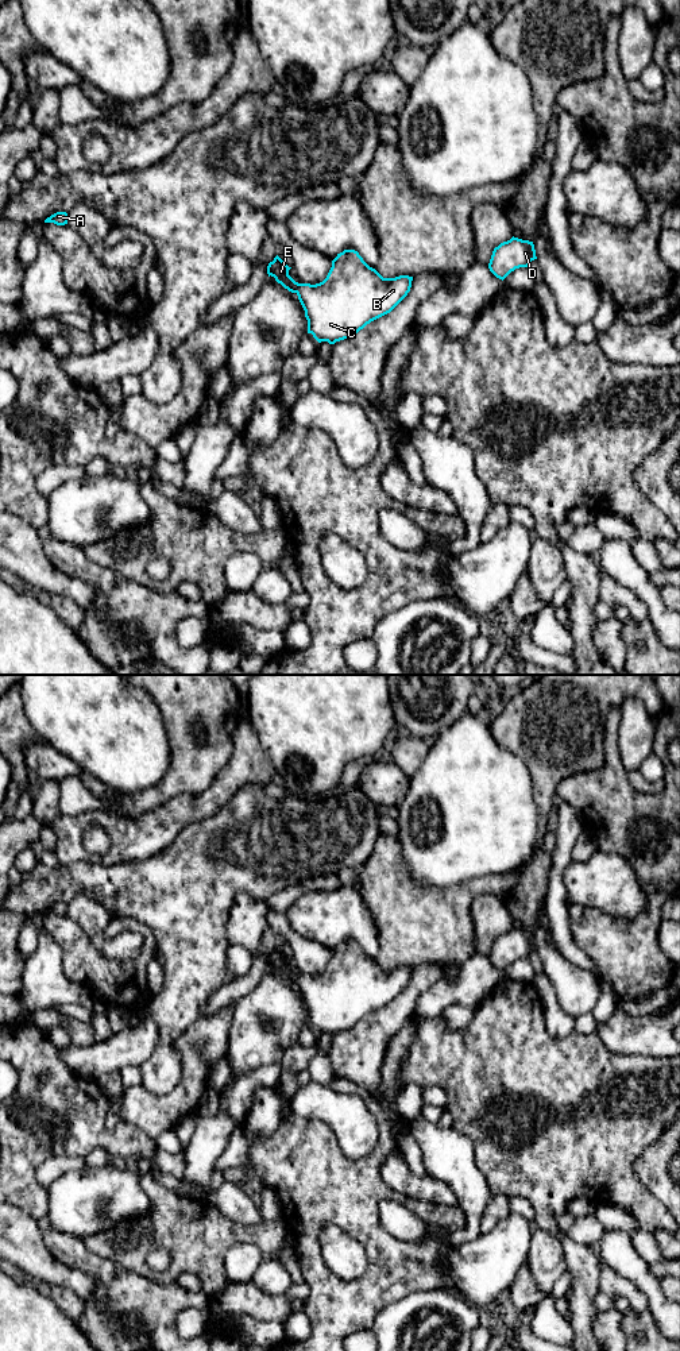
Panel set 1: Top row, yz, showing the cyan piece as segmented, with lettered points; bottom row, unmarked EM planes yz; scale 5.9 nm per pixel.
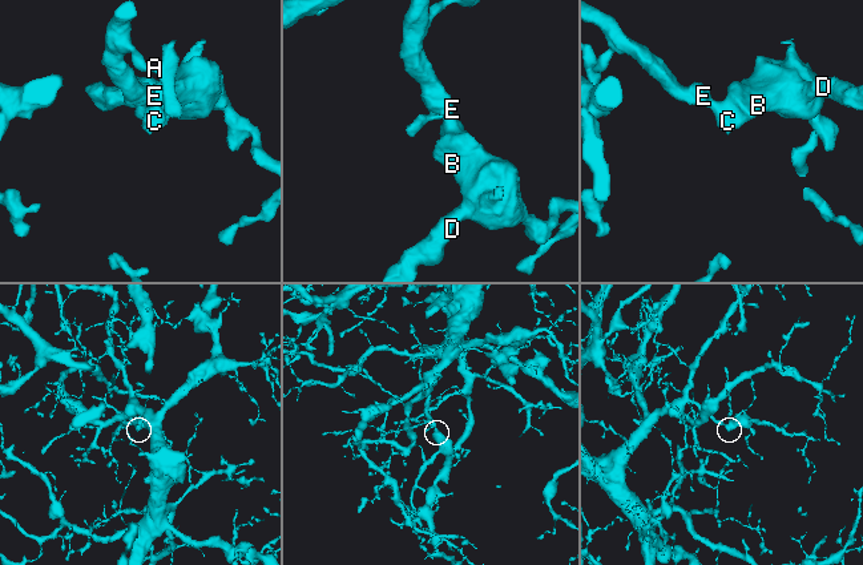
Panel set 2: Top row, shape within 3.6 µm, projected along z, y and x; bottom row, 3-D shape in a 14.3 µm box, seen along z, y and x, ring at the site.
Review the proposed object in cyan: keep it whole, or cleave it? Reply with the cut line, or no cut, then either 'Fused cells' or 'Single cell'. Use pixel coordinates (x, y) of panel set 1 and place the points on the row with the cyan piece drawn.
No split. Single cell

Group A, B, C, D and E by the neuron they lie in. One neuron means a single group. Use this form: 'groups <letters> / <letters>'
groups A B C D E

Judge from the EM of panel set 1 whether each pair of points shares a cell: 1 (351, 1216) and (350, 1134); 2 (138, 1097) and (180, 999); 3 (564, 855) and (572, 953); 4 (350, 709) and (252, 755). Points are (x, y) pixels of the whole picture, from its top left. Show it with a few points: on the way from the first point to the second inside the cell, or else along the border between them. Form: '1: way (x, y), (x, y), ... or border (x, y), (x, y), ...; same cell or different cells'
1: border (332, 1130), (354, 1158), (377, 1143); different cells
2: border (194, 1023), (170, 1043); different cells
3: way (556, 879), (556, 907), (560, 929); same cell
4: border (250, 721), (277, 772); different cells

